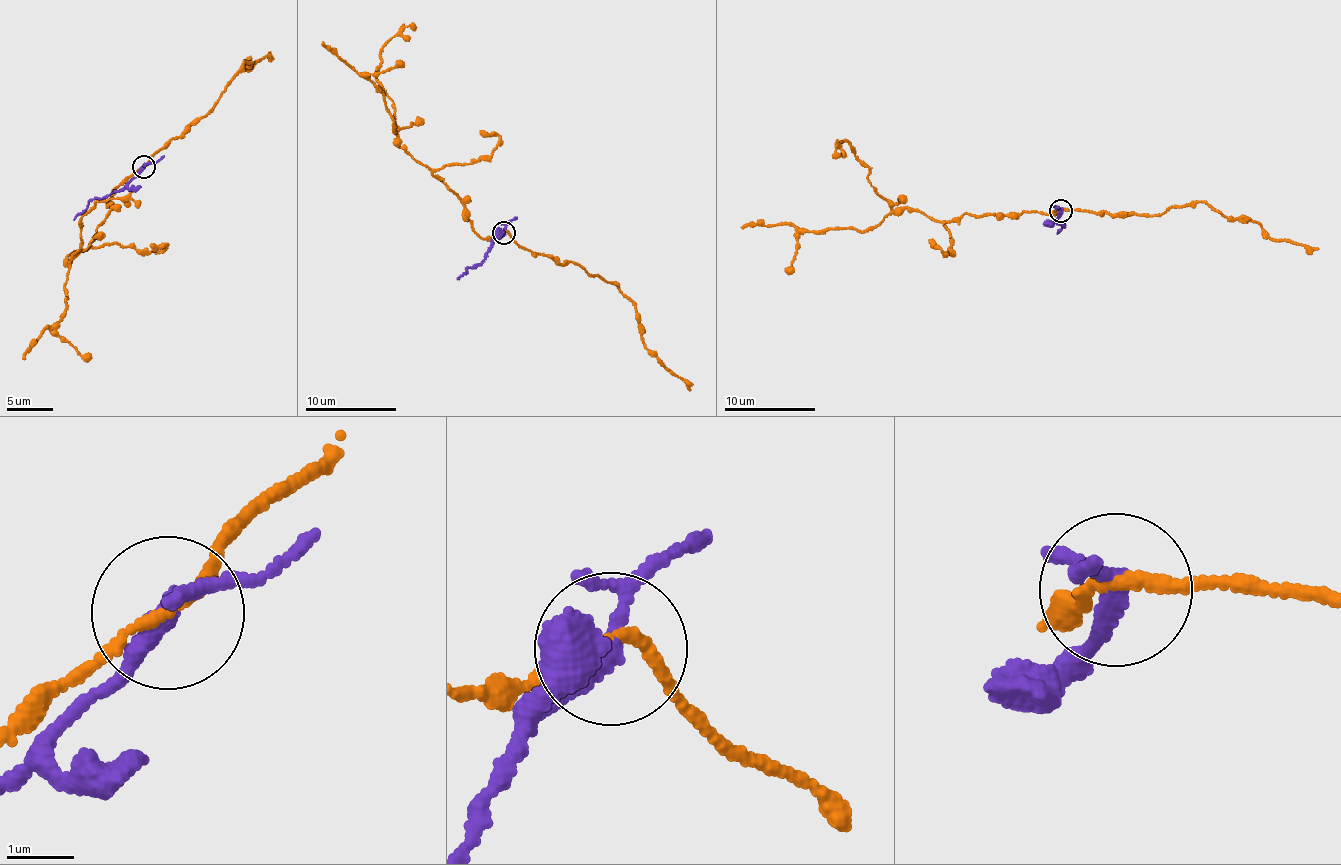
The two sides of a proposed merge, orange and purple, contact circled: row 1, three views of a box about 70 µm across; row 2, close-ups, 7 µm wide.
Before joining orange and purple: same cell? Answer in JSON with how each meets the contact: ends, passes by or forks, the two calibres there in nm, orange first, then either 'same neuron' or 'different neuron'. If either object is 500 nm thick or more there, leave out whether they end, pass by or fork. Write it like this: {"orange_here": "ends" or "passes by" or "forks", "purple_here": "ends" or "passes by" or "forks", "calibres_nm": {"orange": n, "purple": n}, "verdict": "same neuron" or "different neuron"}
{"orange_here": "passes by", "purple_here": "forks", "calibres_nm": {"orange": 150, "purple": 220}, "verdict": "same neuron"}

